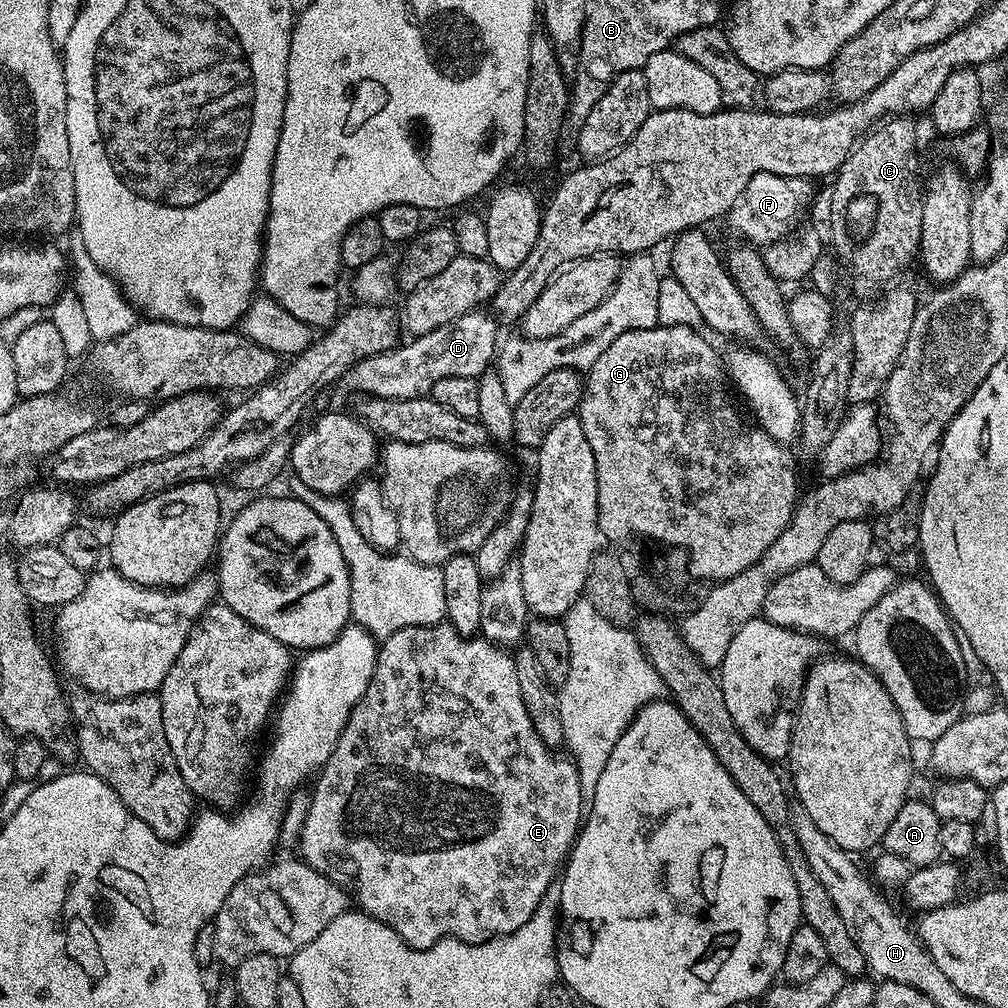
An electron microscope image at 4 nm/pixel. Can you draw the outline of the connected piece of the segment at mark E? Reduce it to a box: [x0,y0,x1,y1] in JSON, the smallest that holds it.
[298,622,586,950]

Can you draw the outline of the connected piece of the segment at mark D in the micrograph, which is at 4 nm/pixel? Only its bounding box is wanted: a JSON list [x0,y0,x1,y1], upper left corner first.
[346,311,497,400]

